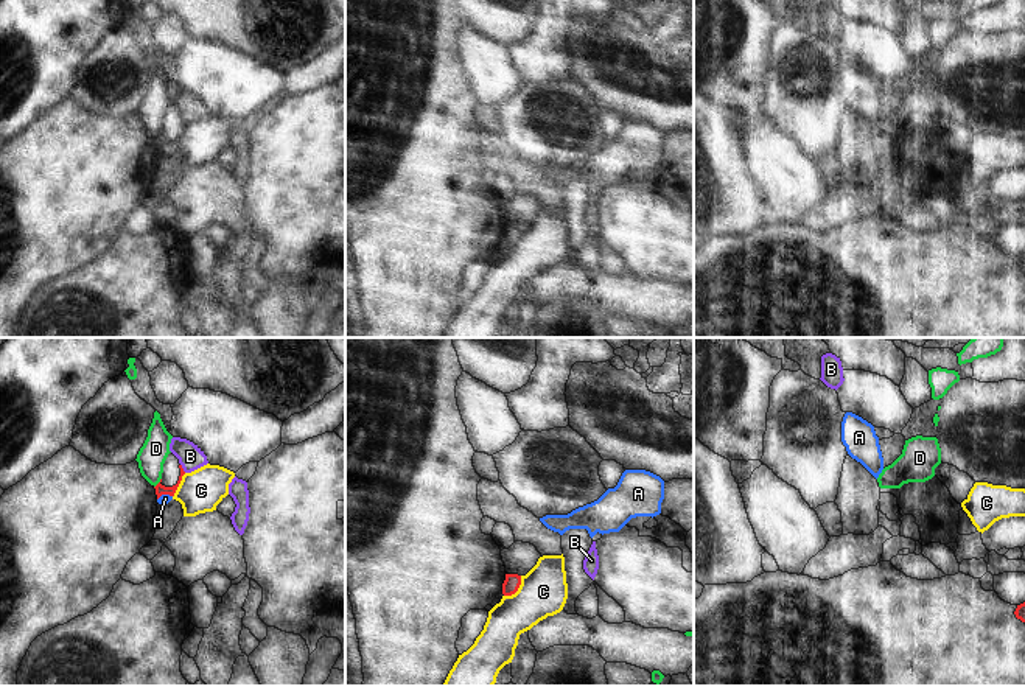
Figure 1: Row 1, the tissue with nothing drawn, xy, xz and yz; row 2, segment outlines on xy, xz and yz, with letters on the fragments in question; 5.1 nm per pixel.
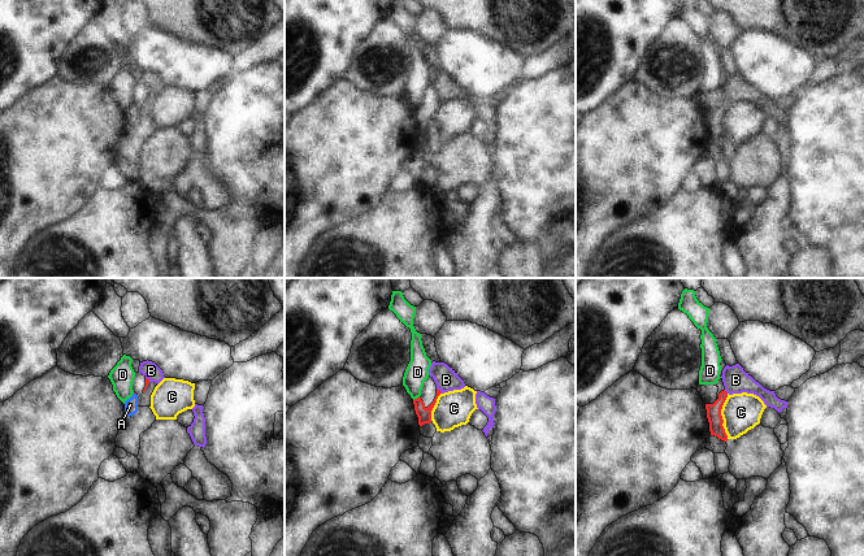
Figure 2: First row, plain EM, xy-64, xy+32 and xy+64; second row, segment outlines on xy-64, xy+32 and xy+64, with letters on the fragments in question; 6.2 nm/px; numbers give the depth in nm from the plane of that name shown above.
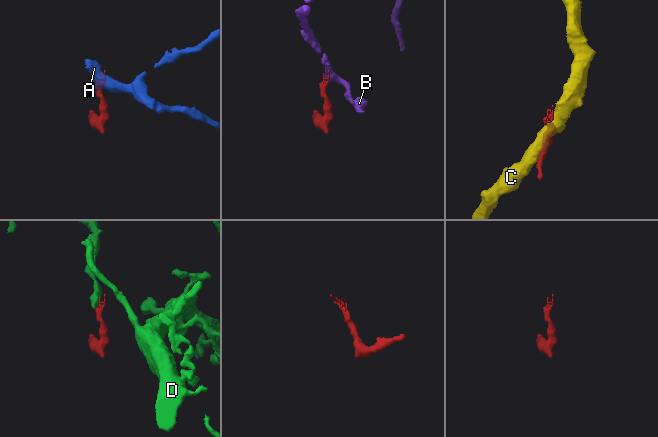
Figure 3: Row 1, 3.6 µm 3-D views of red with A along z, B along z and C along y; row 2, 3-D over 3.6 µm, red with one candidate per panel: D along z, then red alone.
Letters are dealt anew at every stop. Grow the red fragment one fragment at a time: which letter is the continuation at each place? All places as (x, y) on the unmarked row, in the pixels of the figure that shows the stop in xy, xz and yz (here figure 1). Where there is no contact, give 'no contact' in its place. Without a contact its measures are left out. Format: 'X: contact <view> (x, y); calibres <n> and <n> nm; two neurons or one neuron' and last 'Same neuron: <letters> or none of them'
A: contact xy (164, 145); calibres 50 and 50 nm; two neurons
B: contact xy (182, 120); calibres 50 and 120 nm; two neurons
C: contact xz (517, 241); calibres 90 and 260 nm; two neurons
D: contact xy (159, 134); calibres 50 and 140 nm; two neurons
Same neuron: none of them

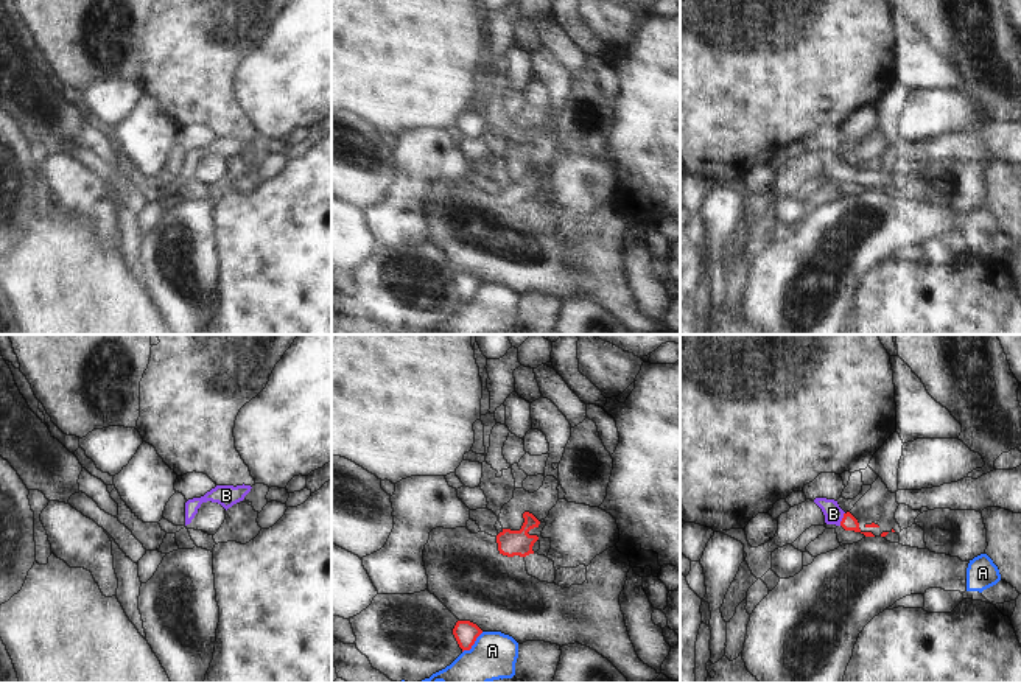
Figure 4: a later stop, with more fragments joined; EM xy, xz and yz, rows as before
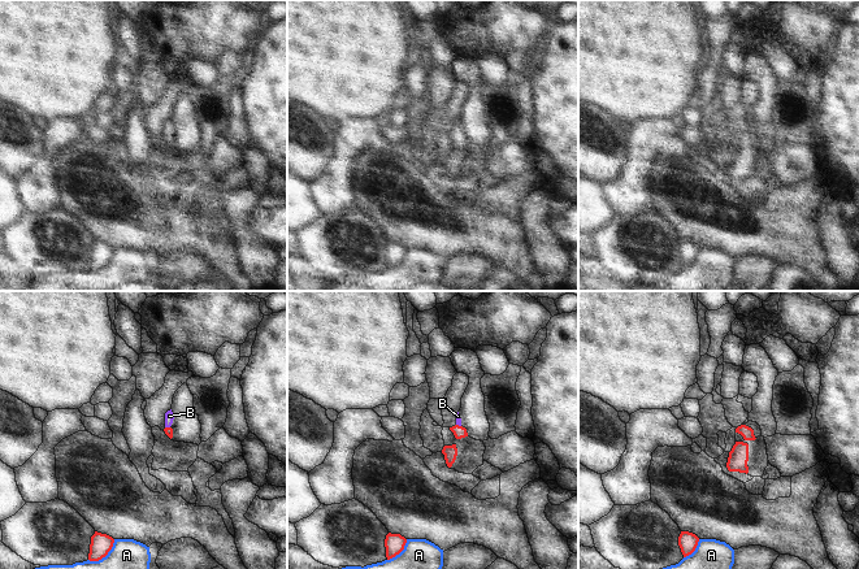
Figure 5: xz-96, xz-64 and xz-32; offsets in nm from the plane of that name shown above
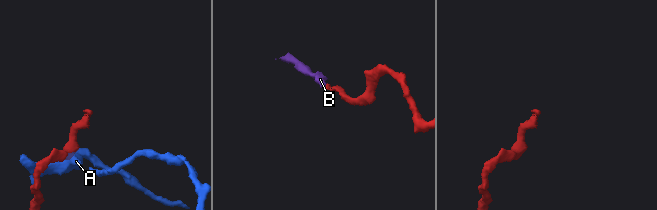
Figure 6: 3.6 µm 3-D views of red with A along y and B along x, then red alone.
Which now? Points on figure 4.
A: contact xz (473, 294); calibres 120 and 240 nm; two neurons
B: contact yz (842, 170); calibres 80 and 100 nm; one neuron
Same neuron: B

